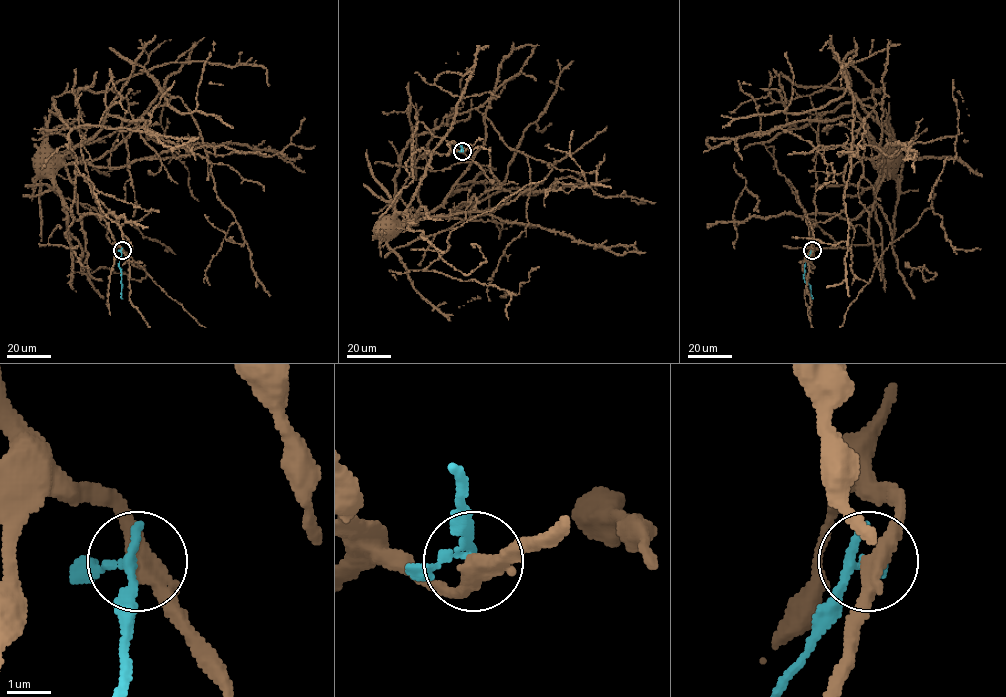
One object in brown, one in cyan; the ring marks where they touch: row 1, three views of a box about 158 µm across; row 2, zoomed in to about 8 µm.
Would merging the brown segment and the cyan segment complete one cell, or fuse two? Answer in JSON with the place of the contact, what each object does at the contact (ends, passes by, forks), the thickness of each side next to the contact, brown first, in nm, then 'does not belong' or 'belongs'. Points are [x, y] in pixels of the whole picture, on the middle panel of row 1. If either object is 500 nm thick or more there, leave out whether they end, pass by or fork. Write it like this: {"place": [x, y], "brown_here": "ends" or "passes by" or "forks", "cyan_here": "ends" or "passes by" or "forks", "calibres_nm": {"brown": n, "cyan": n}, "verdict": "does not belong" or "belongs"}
{"place": [462, 151], "brown_here": "passes by", "cyan_here": "passes by", "calibres_nm": {"brown": 400, "cyan": 200}, "verdict": "does not belong"}

